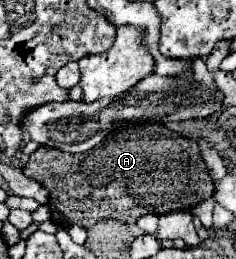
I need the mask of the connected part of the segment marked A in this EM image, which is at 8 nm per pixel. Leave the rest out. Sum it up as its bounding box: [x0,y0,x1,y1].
[23,123,215,229]

